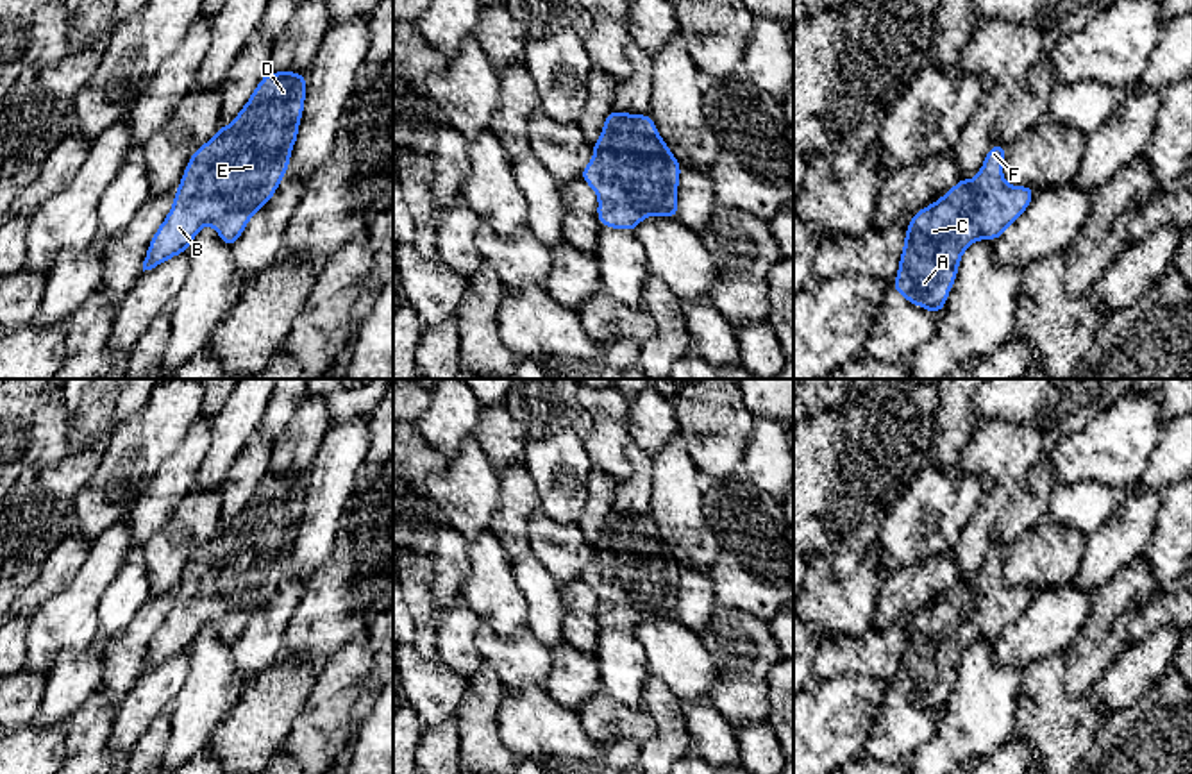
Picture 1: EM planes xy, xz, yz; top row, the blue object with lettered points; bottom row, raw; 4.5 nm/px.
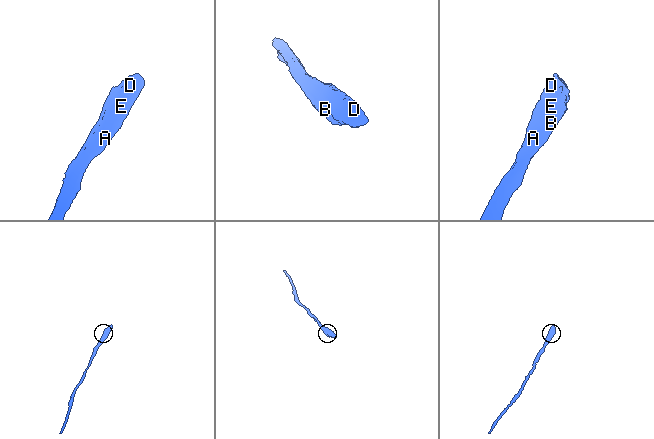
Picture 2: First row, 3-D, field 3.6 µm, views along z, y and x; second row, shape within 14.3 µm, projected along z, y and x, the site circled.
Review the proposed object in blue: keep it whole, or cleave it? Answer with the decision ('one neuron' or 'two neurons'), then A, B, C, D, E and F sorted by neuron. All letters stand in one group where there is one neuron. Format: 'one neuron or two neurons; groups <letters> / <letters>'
one neuron; groups A B C D E F

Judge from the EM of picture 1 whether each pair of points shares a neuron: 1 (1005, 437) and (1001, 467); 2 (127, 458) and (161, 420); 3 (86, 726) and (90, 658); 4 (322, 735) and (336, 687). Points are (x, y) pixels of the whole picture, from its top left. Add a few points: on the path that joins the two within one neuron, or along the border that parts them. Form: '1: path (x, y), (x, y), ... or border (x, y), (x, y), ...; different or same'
1: path (1005, 444), (1001, 460); same
2: path (136, 449), (156, 429); same
3: border (99, 687), (67, 721); different
4: path (322, 723), (331, 699); same

